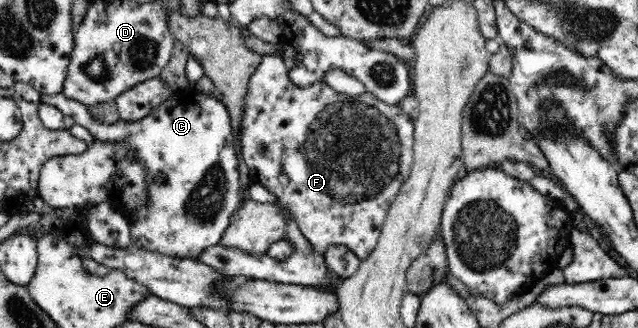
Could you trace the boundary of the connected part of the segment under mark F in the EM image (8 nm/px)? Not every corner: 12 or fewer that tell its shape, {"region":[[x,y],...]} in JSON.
{"region":[[250,77],[251,182],[318,254],[362,261],[411,173],[413,121],[368,92]]}

